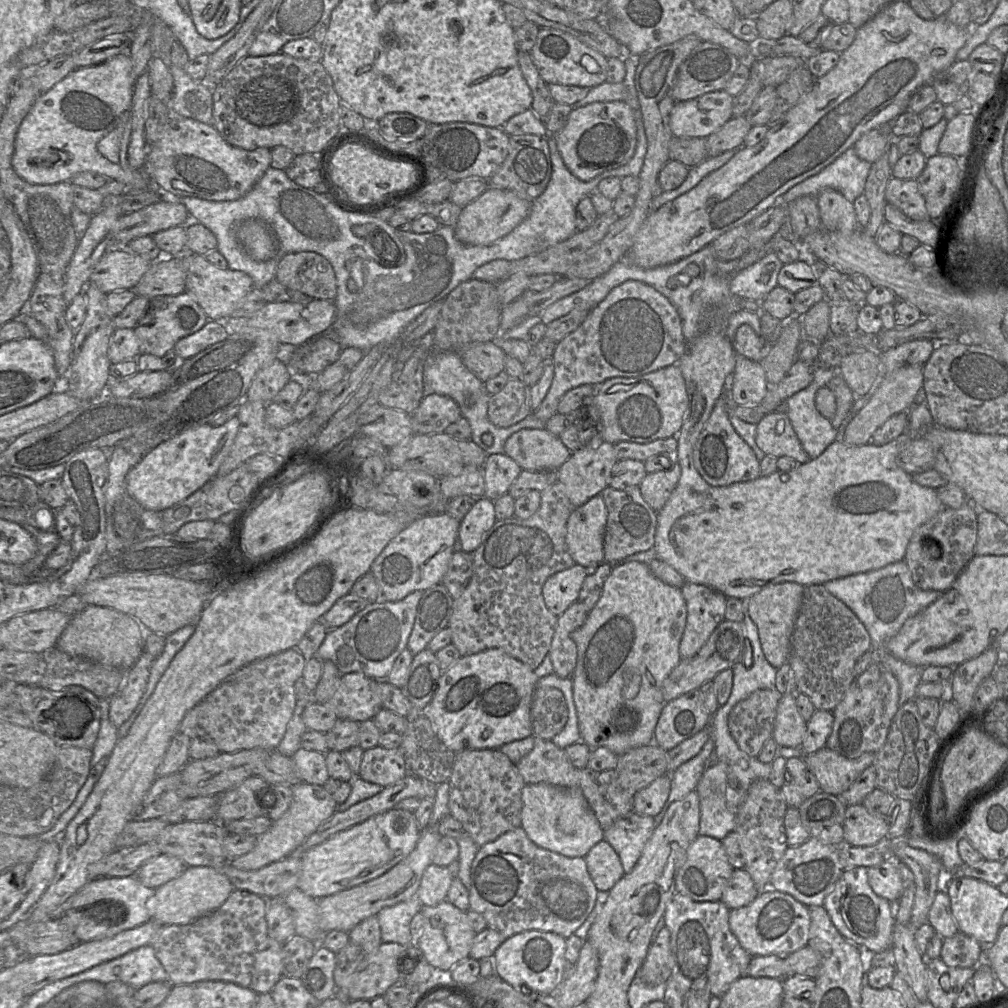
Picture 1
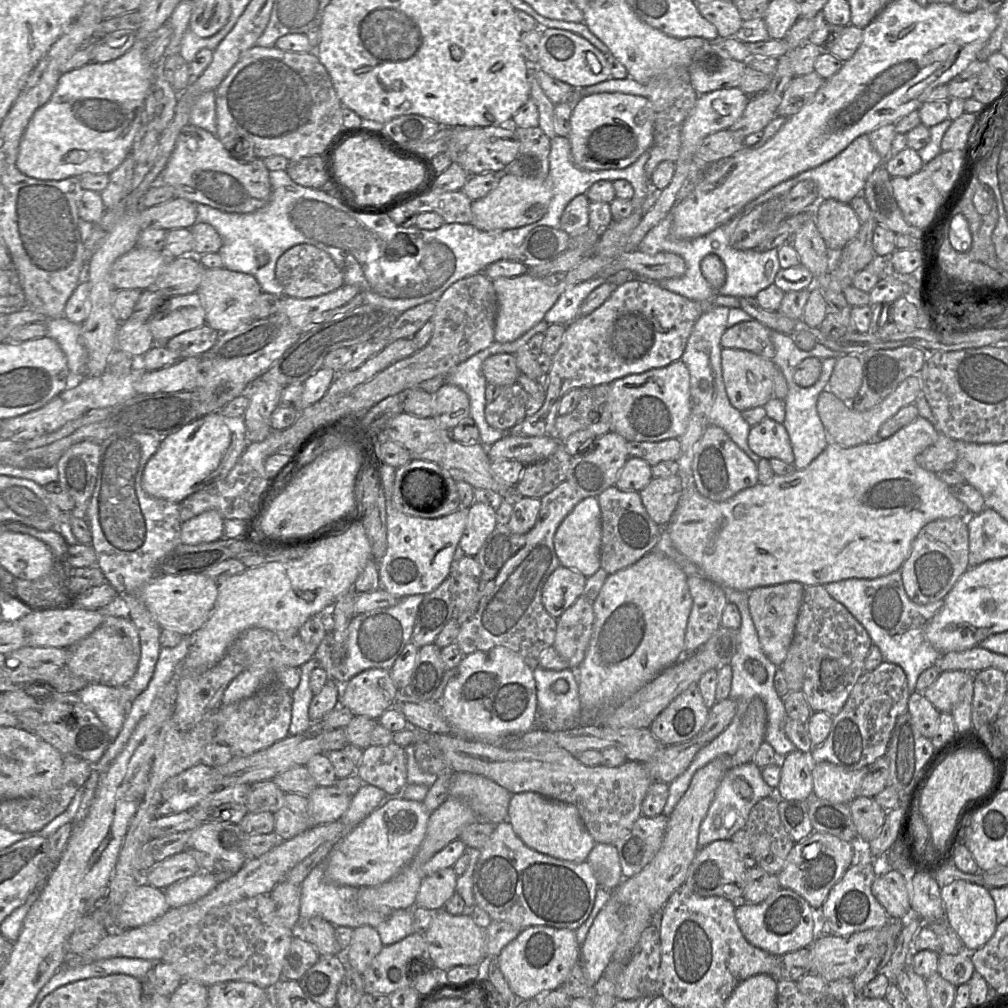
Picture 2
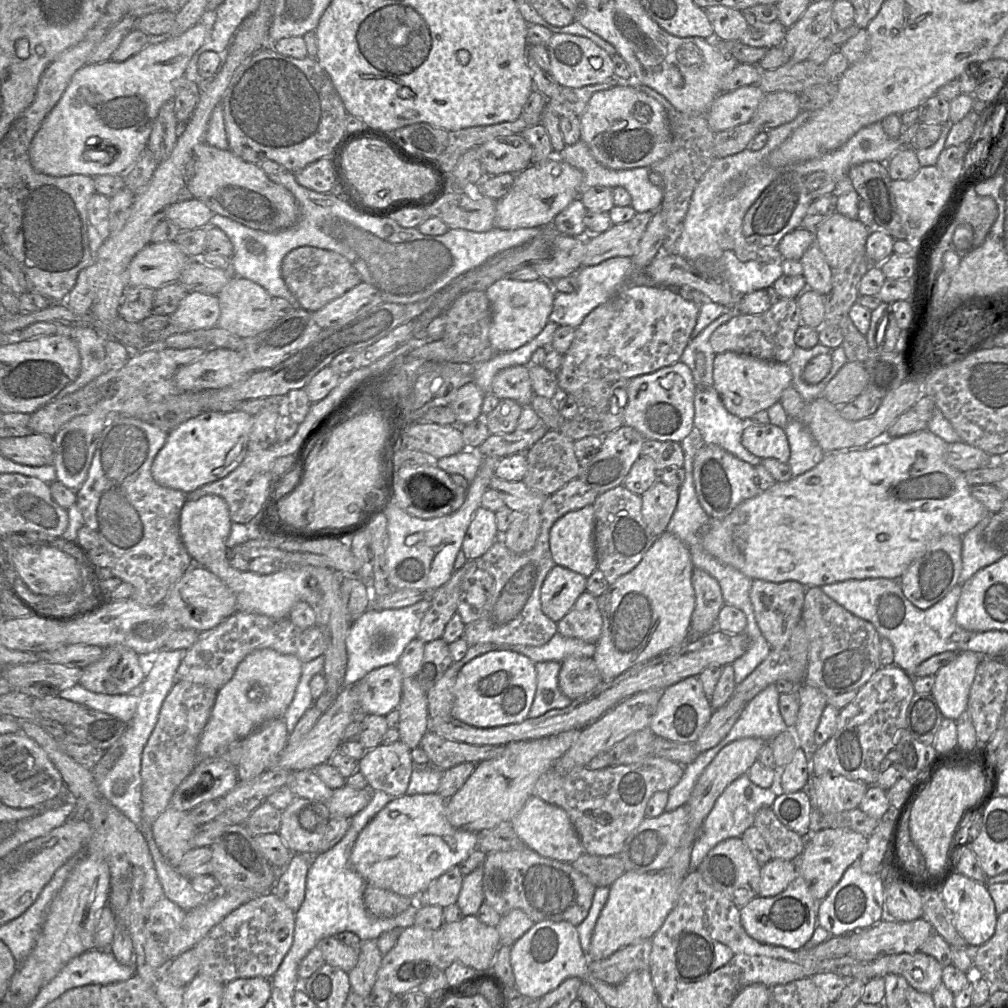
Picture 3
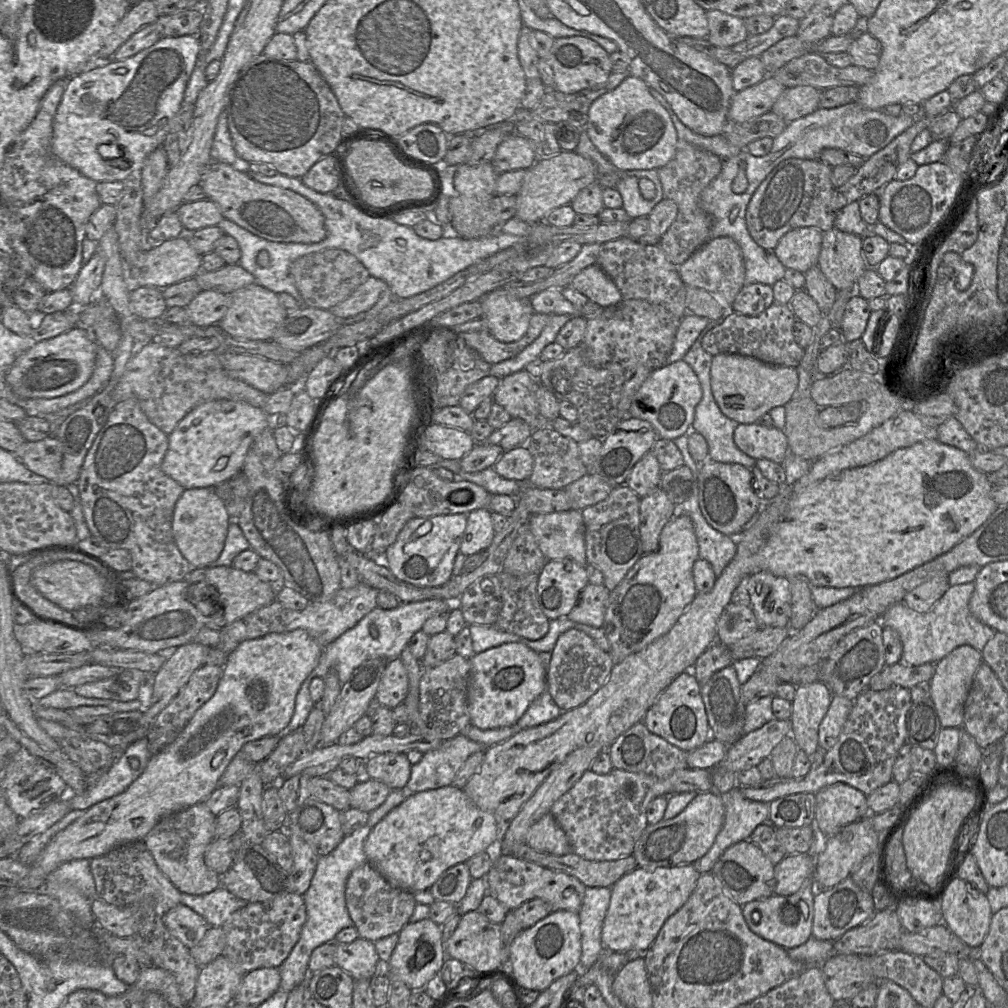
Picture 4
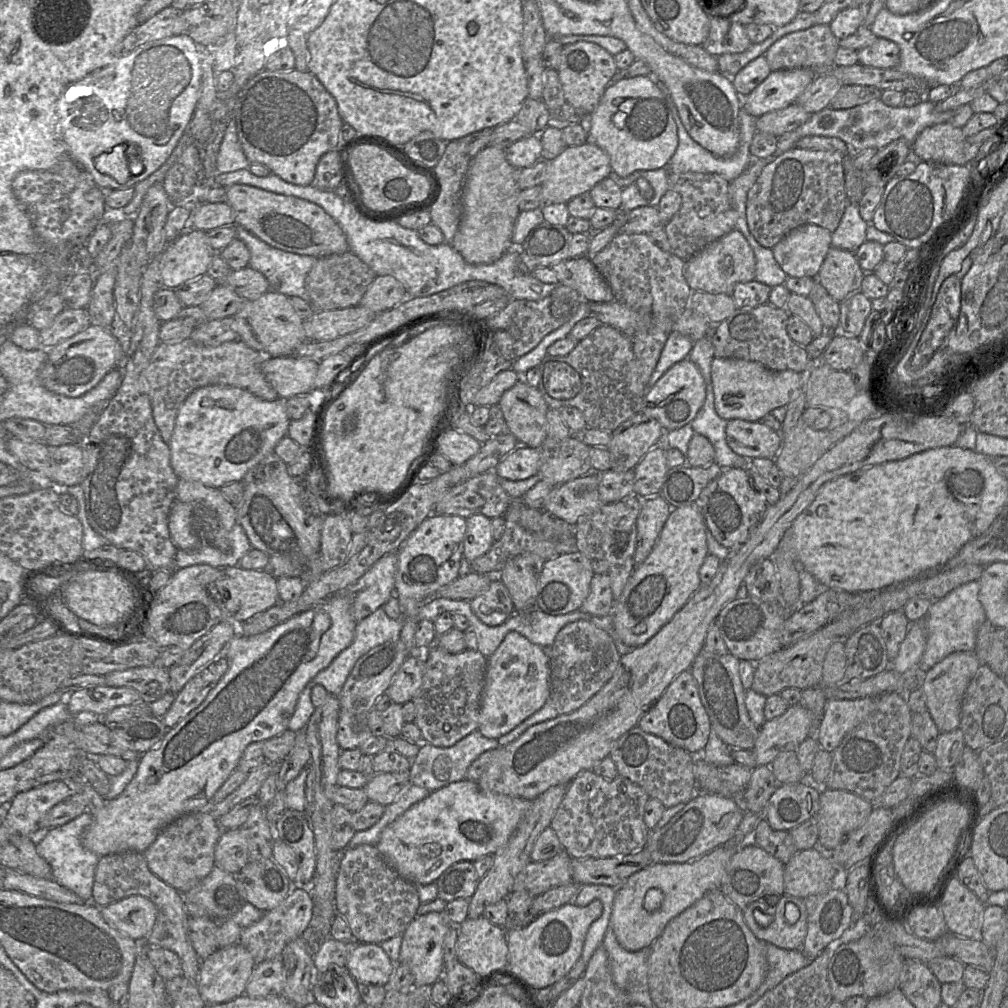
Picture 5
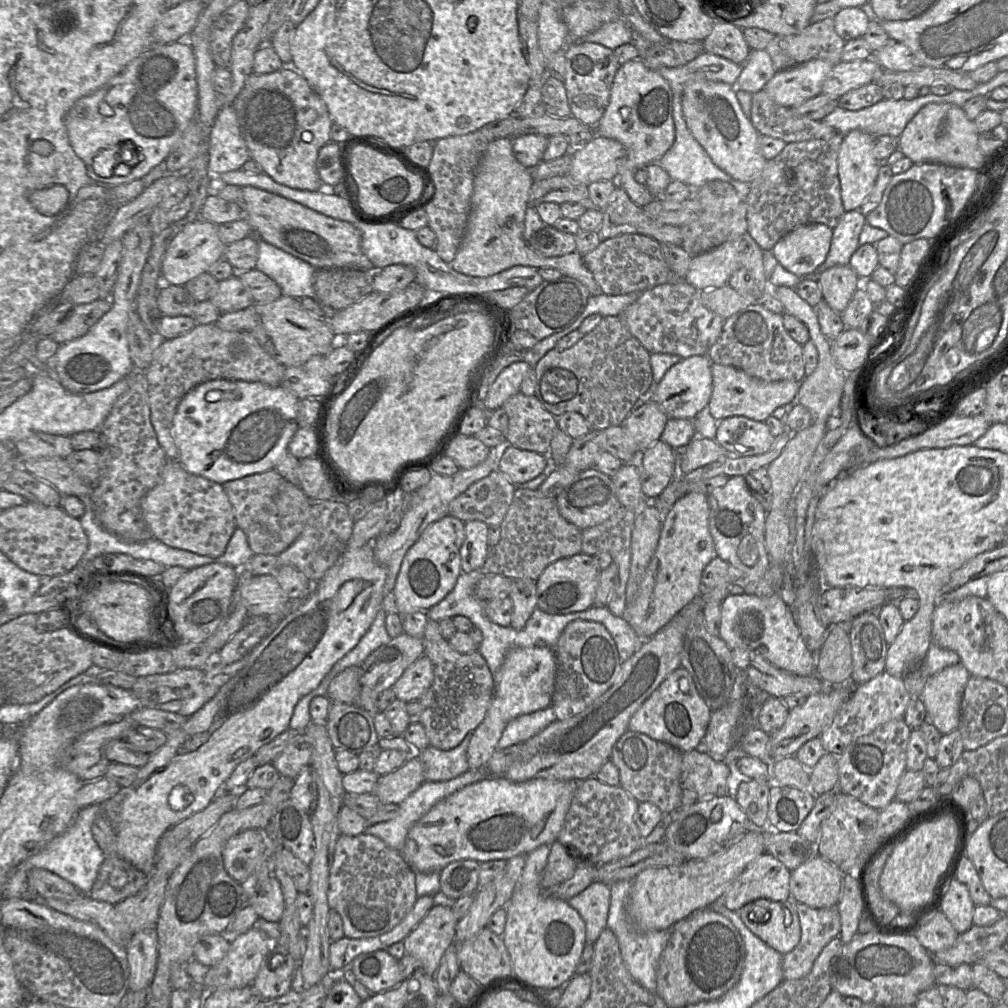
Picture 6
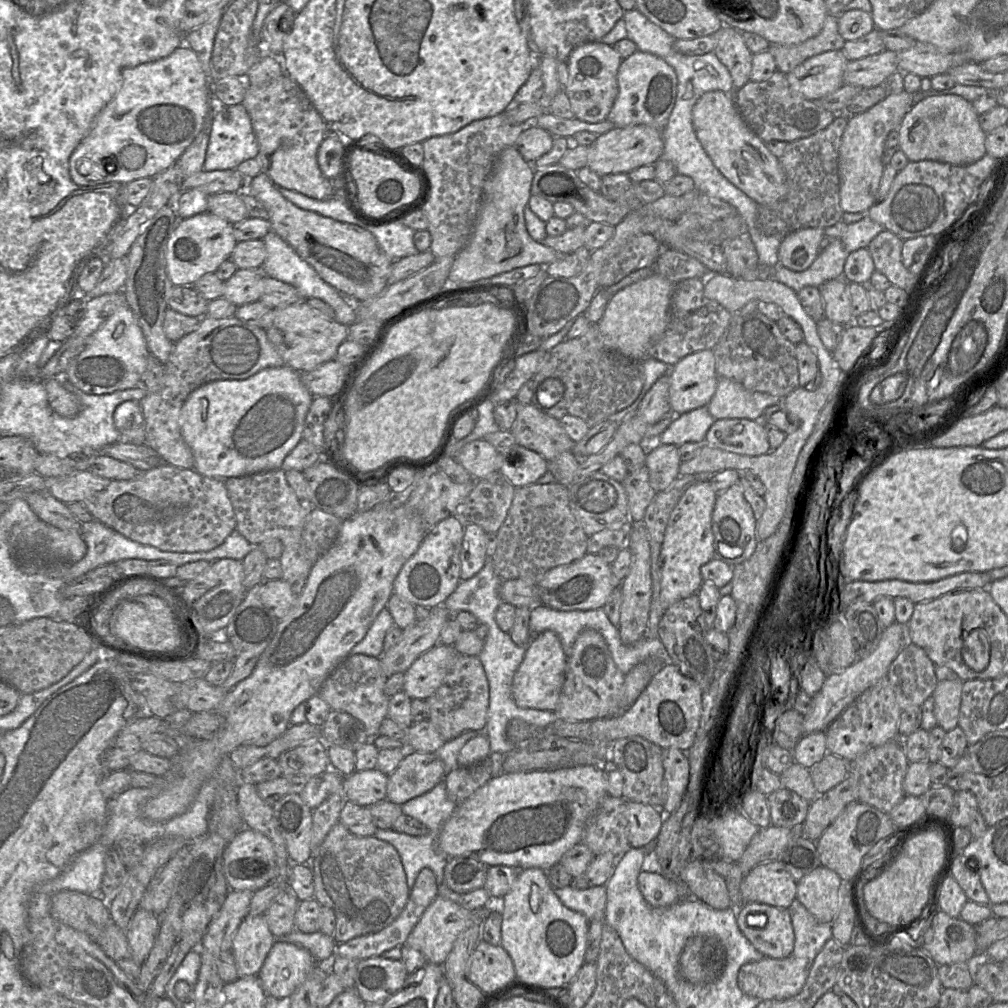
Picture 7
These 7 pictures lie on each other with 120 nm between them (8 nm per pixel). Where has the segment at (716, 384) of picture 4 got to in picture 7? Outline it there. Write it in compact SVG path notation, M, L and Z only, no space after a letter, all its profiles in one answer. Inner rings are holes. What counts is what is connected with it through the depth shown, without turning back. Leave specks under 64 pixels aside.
M718 377L716 391L707 408L715 420L761 420L764 410L780 403L781 399L771 394L747 390L738 382Z

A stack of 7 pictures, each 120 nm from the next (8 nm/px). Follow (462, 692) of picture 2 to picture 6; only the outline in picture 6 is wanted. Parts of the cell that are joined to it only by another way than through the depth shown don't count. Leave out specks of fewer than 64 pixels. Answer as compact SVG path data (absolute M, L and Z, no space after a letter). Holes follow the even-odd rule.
M549 646L511 648L495 676L495 691L484 720L472 732L467 748L469 770L484 768L492 754L506 725L512 719L545 709L552 704L557 663L555 652Z

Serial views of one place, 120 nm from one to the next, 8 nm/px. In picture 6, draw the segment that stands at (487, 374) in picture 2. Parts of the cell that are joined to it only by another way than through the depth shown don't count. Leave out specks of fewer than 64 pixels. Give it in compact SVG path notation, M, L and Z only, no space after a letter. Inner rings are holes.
M521 392L510 396L502 408L509 420L505 431L508 445L548 455L558 427L557 417L535 395L526 396Z

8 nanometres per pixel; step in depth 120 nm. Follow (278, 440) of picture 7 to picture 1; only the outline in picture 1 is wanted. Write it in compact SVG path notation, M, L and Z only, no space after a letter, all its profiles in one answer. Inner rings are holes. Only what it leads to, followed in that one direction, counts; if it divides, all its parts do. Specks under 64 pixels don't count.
M232 417L223 425L212 427L204 424L187 429L161 443L148 452L128 472L126 489L145 509L161 512L197 491L214 478L234 443L239 429L238 417Z

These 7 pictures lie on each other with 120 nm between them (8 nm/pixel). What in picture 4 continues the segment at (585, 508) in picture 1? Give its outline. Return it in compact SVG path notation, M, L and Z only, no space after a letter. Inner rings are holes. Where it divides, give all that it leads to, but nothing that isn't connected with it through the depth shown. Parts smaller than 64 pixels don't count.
M581 511L530 515L527 528L543 555L549 560L571 559L587 566L585 526Z

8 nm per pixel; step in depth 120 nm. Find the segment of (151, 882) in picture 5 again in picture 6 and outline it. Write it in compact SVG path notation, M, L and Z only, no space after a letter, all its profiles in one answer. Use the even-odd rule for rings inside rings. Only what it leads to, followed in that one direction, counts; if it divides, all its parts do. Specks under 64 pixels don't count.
M106 856L89 896L115 905L142 890L148 880L147 874L120 856Z

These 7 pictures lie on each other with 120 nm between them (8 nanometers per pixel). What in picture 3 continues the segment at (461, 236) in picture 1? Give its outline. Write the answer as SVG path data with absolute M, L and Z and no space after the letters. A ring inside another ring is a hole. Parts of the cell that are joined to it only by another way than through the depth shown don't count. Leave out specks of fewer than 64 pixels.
M556 155L539 164L530 164L517 173L511 190L496 201L494 226L501 229L545 227L574 199L579 197L583 182L580 170Z

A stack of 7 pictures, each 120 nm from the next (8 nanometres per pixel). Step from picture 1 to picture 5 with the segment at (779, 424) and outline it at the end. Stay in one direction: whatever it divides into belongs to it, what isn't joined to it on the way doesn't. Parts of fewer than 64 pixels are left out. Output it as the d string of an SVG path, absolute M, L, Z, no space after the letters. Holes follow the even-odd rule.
M731 419L726 425L726 442L733 452L746 459L774 459L783 437L759 421Z

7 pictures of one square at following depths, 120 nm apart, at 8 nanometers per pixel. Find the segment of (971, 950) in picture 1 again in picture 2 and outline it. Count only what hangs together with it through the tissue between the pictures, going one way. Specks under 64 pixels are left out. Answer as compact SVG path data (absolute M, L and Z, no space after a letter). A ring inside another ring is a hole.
M963 945L957 955L939 954L937 972L956 987L968 983L975 972L972 963L974 952Z

